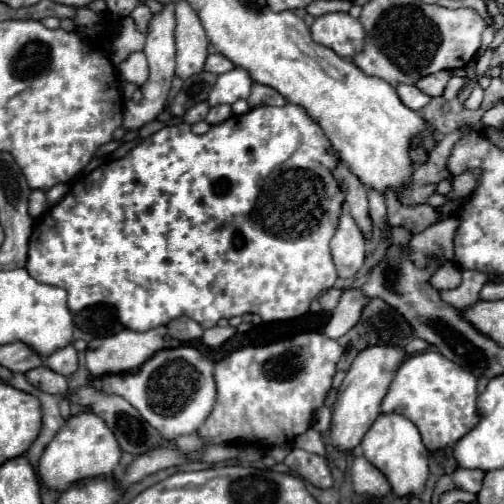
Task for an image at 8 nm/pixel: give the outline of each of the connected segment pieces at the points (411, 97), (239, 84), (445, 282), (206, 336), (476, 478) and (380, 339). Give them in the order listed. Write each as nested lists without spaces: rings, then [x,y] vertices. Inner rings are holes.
[[[399,85],[397,93],[399,93],[399,99],[413,111],[421,111],[431,101],[431,97],[427,97],[415,85]]]
[[[233,69],[231,73],[225,73],[223,77],[217,77],[217,83],[213,85],[207,103],[209,107],[221,105],[221,103],[235,103],[239,99],[247,99],[251,93],[251,77],[243,69]]]
[[[449,261],[445,263],[433,277],[431,277],[431,287],[435,289],[455,289],[461,283],[461,271]]]
[[[211,327],[203,333],[201,341],[207,345],[207,347],[219,347],[221,343],[225,343],[231,335],[235,333],[235,327]]]
[[[457,467],[451,477],[459,489],[469,491],[469,493],[479,493],[481,483],[483,483],[483,475],[485,473],[479,469],[459,469]]]
[[[369,299],[359,323],[357,333],[363,337],[365,345],[405,345],[413,337],[411,325],[399,315],[391,305],[381,299]]]

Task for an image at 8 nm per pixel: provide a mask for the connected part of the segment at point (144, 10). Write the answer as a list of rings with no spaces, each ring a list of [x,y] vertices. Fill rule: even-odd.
[[[139,3],[139,5],[129,13],[129,17],[135,21],[135,27],[137,27],[141,33],[149,33],[149,21],[153,19],[153,15],[151,15],[151,11],[149,11],[147,5]]]

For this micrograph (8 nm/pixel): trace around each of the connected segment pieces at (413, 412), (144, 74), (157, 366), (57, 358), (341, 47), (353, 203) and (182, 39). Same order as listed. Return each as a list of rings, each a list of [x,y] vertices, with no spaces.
[[[425,351],[407,357],[401,367],[395,373],[395,379],[389,385],[389,391],[381,403],[381,413],[401,413],[407,419],[411,419],[423,437],[423,443],[429,451],[435,451],[445,445],[453,445],[459,441],[469,429],[477,423],[477,379],[471,377],[465,369],[459,369],[453,361],[447,361],[441,353],[437,351]]]
[[[131,53],[119,67],[119,75],[135,85],[143,85],[149,77],[149,67],[147,67],[147,59],[143,53]]]
[[[181,345],[175,349],[163,349],[139,369],[139,373],[117,373],[115,377],[103,377],[103,391],[121,395],[131,401],[141,417],[157,429],[165,441],[175,441],[181,435],[191,435],[207,419],[215,403],[213,363],[205,359],[195,347]]]
[[[67,345],[59,351],[55,351],[51,357],[47,357],[47,365],[49,369],[53,369],[59,375],[71,377],[77,367],[79,367],[79,359],[77,359],[77,351],[73,349],[73,345]]]
[[[327,13],[327,15],[317,17],[315,23],[311,25],[311,35],[313,35],[315,43],[333,49],[339,57],[353,57],[365,45],[363,25],[359,23],[359,19],[353,19],[349,13]]]
[[[341,163],[335,171],[335,177],[339,177],[343,189],[347,191],[345,197],[345,209],[359,225],[365,239],[373,239],[373,221],[369,217],[369,201],[367,201],[367,187]]]
[[[179,1],[175,5],[175,39],[177,39],[177,77],[189,79],[203,71],[207,59],[209,41],[205,37],[203,25],[189,3]]]

